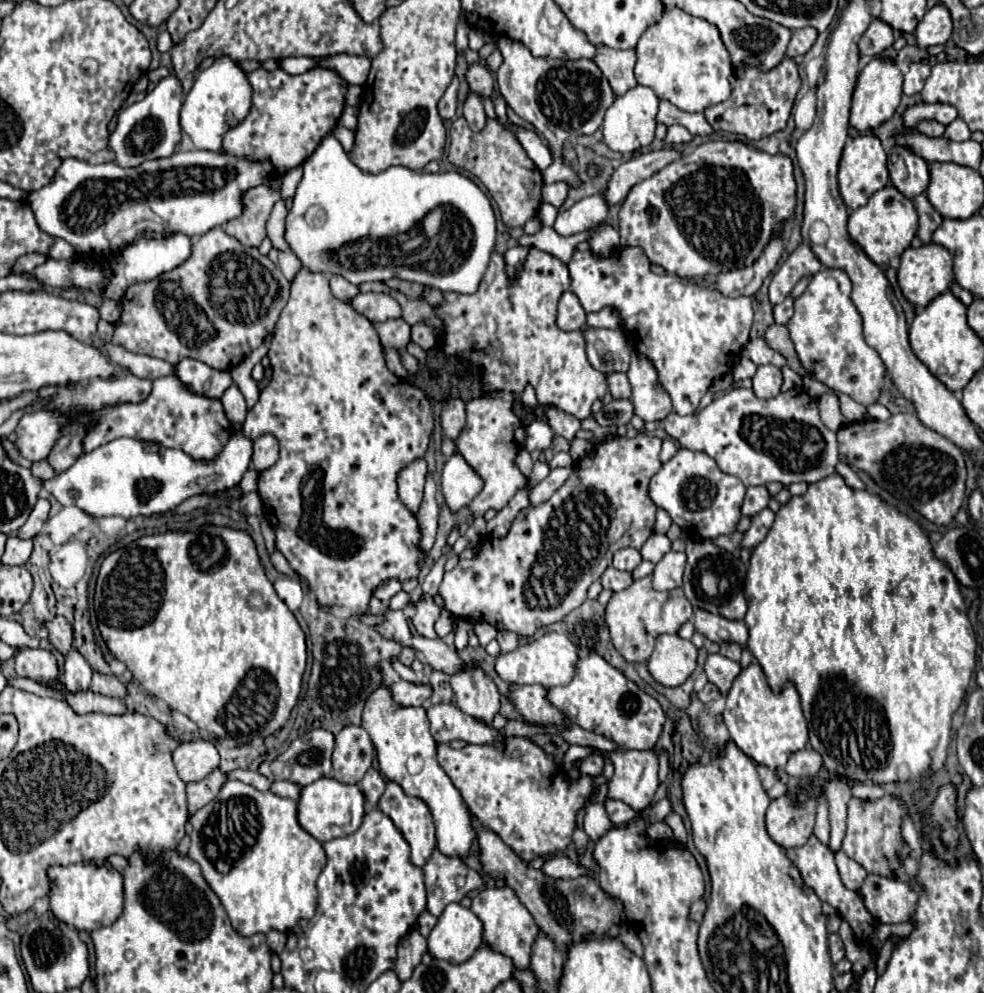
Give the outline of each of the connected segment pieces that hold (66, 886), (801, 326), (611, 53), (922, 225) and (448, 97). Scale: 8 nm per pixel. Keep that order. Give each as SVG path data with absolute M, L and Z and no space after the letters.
M79 862L71 866L49 866L47 876L51 882L49 904L57 920L77 930L97 930L113 924L123 912L123 880L121 874L107 862Z
M819 270L811 278L807 290L795 300L795 314L787 322L787 330L803 368L811 376L815 376L825 386L869 406L877 402L881 394L885 366L879 354L867 346L863 338L861 314L853 306L849 294L851 280L843 270Z
M603 44L597 46L595 64L601 68L603 74L607 74L611 90L615 96L623 96L629 88L637 86L633 68L637 62L637 52L631 50L615 50L605 48Z
M919 194L917 198L913 198L913 204L915 204L917 214L919 214L919 230L917 230L917 236L921 238L923 244L931 244L933 232L941 226L943 216L931 206L931 202L927 200L925 194Z
M453 78L453 82L445 90L443 98L439 100L439 116L443 120L449 120L449 118L455 116L455 110L457 110L457 90L459 90L459 80Z

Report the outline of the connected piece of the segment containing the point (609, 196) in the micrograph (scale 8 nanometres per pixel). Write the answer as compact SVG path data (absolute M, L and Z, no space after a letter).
M661 150L661 152L645 152L645 154L633 156L631 160L623 162L613 172L613 176L611 176L611 180L603 192L605 204L607 206L621 204L625 200L625 196L629 194L629 190L637 182L643 182L645 178L659 172L661 168L665 168L669 162L673 162L677 158L679 158L677 150Z

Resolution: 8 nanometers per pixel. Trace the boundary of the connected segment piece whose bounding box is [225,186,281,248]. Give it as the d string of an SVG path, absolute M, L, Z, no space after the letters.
M267 186L253 188L245 194L245 212L229 220L225 226L225 232L235 236L241 244L245 246L255 246L259 248L261 240L267 236L265 234L265 222L273 210L273 204L279 200L279 190L271 190Z

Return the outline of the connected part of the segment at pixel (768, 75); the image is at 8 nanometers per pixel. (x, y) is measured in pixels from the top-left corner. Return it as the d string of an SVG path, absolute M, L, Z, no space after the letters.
M783 58L783 62L769 72L763 72L755 66L735 68L731 76L731 88L731 96L725 102L709 106L705 110L705 118L715 130L747 136L747 140L761 140L779 130L785 130L795 96L801 88L801 78L797 64L791 58Z

